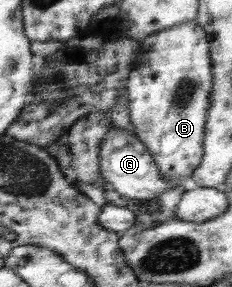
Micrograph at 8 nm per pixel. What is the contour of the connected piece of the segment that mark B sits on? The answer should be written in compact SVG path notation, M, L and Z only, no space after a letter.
M197 21L186 22L182 25L174 25L170 29L163 30L161 33L154 33L147 39L142 41L142 50L137 57L135 63L135 69L130 74L129 82L129 94L127 104L131 108L131 123L135 127L135 133L146 144L146 148L154 152L157 162L162 170L162 174L168 178L168 180L176 180L176 182L184 183L187 188L192 186L192 179L198 168L202 166L204 158L206 156L206 126L208 126L209 116L211 114L210 106L213 102L214 93L214 61L213 61L213 47L210 42L209 33L206 28L199 24Z

